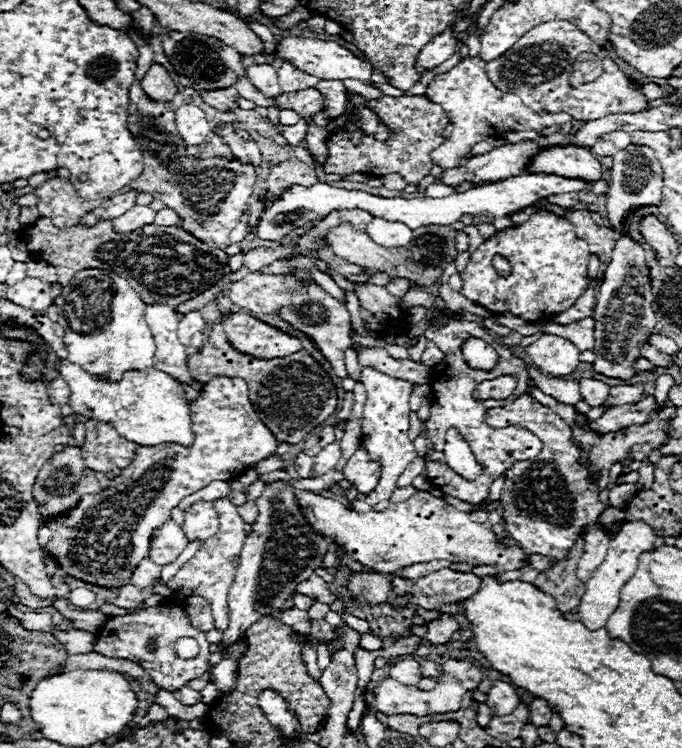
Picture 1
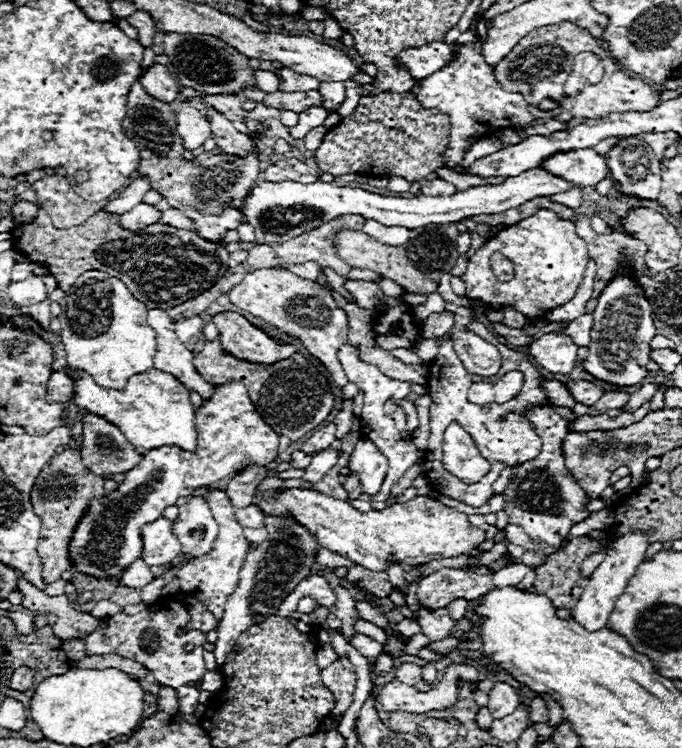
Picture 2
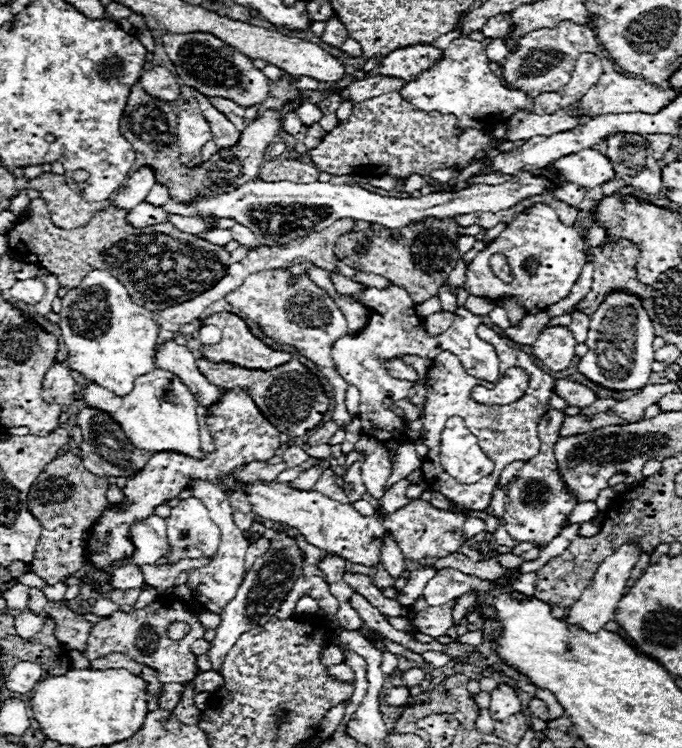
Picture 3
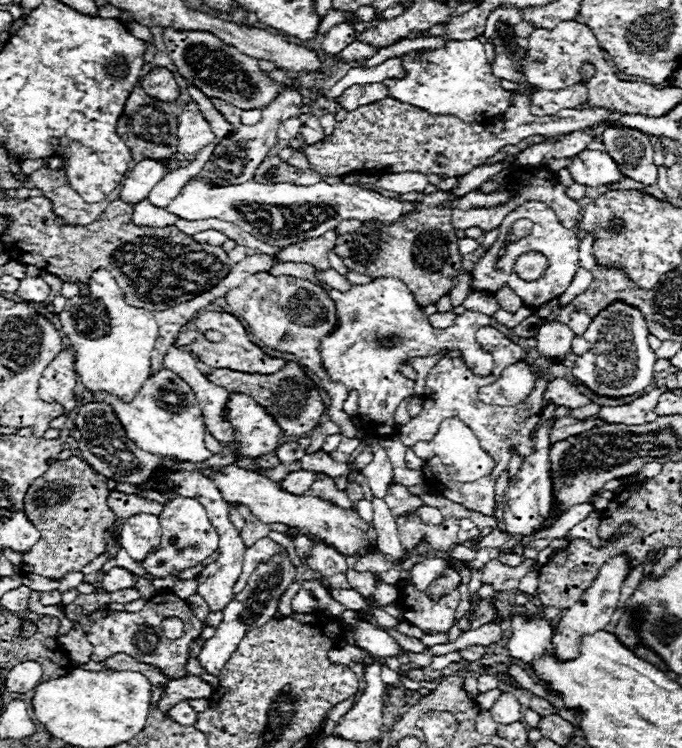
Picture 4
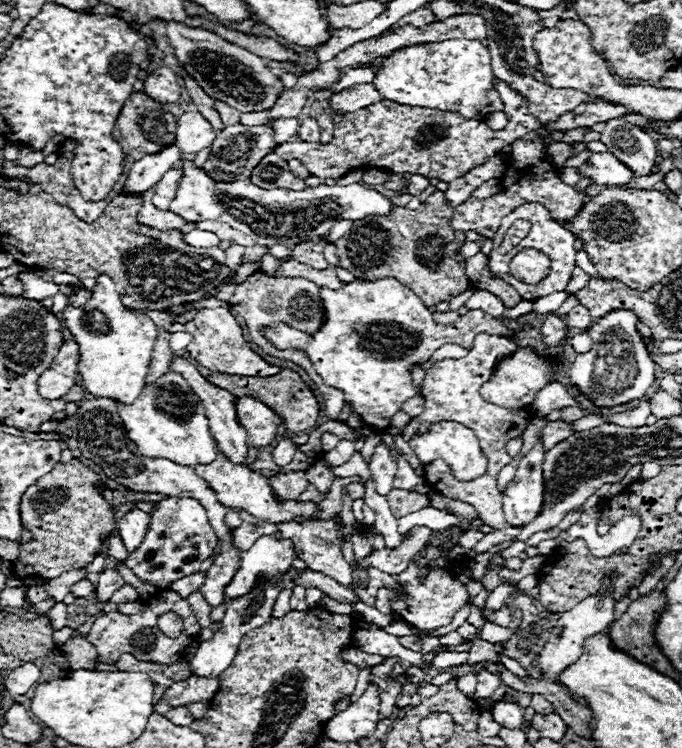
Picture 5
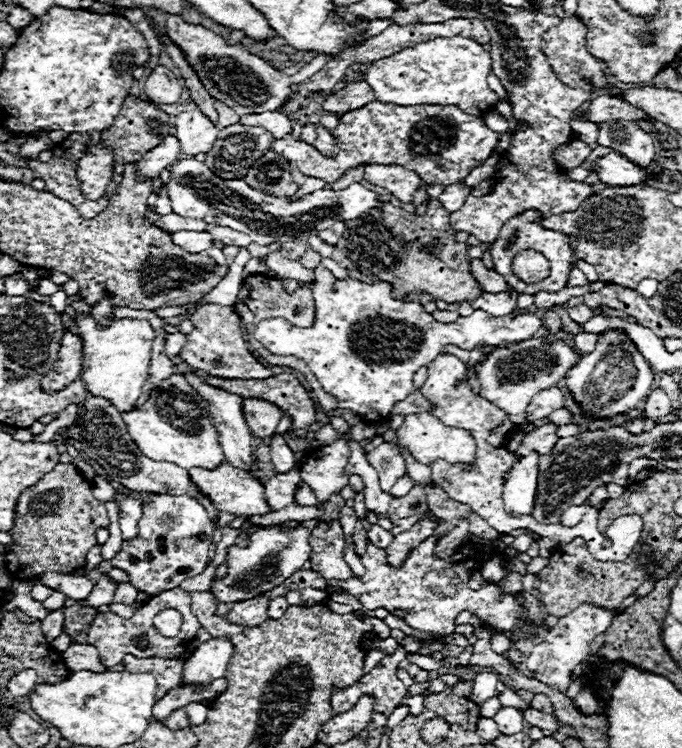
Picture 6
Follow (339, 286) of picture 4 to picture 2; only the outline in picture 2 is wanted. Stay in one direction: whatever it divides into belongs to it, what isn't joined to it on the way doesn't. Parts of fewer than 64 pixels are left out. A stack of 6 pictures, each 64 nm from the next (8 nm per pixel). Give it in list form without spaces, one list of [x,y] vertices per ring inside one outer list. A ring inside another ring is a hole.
[[[344,280],[344,290],[354,296],[360,308],[378,312],[378,296],[382,294],[382,290],[376,284],[364,280]]]

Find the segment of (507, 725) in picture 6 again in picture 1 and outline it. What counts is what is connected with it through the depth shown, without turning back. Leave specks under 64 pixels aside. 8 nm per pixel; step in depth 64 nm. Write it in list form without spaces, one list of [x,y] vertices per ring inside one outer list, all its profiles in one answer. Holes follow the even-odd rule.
[[[498,680],[490,688],[486,704],[490,706],[494,716],[506,716],[518,706],[518,702],[520,702],[520,698],[516,694],[516,688],[512,684],[506,684],[506,682]]]

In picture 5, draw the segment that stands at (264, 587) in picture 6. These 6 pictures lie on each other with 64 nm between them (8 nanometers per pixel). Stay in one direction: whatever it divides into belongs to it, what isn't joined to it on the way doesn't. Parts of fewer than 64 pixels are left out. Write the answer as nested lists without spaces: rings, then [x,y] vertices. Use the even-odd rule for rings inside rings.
[[[272,534],[260,536],[250,550],[240,552],[240,566],[224,588],[228,600],[240,598],[252,592],[262,580],[274,580],[278,574],[292,570],[296,548],[286,538],[274,538]]]

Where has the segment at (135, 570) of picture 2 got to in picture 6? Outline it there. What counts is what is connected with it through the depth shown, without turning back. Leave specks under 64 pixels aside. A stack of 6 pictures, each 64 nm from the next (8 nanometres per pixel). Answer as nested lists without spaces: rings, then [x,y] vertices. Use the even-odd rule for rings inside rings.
[[[104,574],[104,576],[96,582],[96,586],[92,588],[92,592],[82,600],[82,604],[84,604],[84,606],[92,606],[92,608],[110,604],[116,586],[118,586],[118,584],[110,582],[110,580],[108,580],[108,574]]]

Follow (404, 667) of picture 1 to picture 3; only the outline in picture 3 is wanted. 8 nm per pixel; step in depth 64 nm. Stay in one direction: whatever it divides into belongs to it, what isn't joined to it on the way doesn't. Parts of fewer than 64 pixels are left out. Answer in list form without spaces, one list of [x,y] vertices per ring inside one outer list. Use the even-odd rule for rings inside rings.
[[[410,668],[410,670],[404,672],[406,686],[418,686],[418,684],[422,684],[424,678],[426,678],[426,674],[424,674],[422,668]]]

